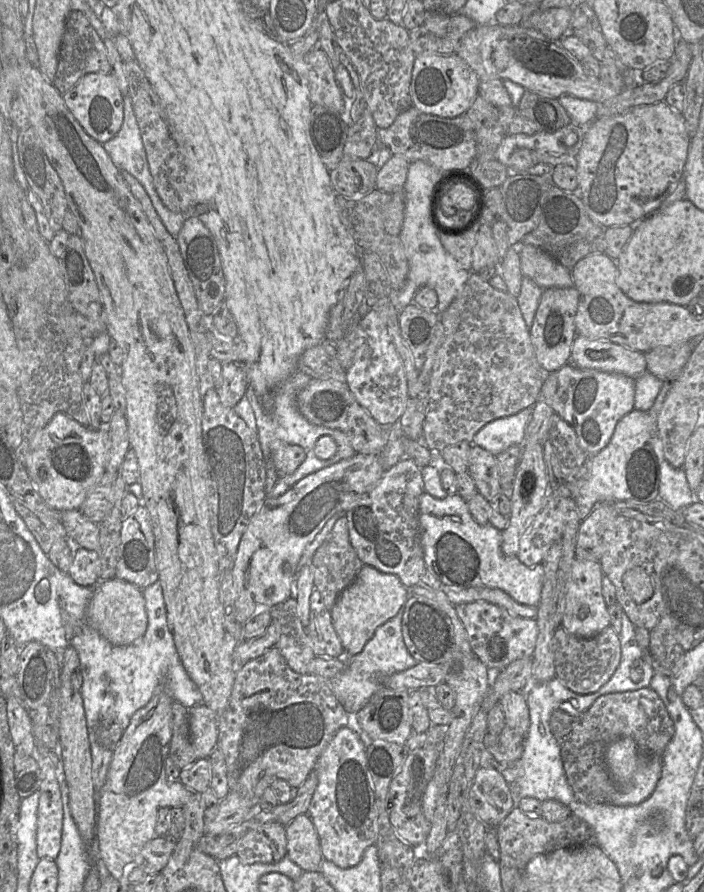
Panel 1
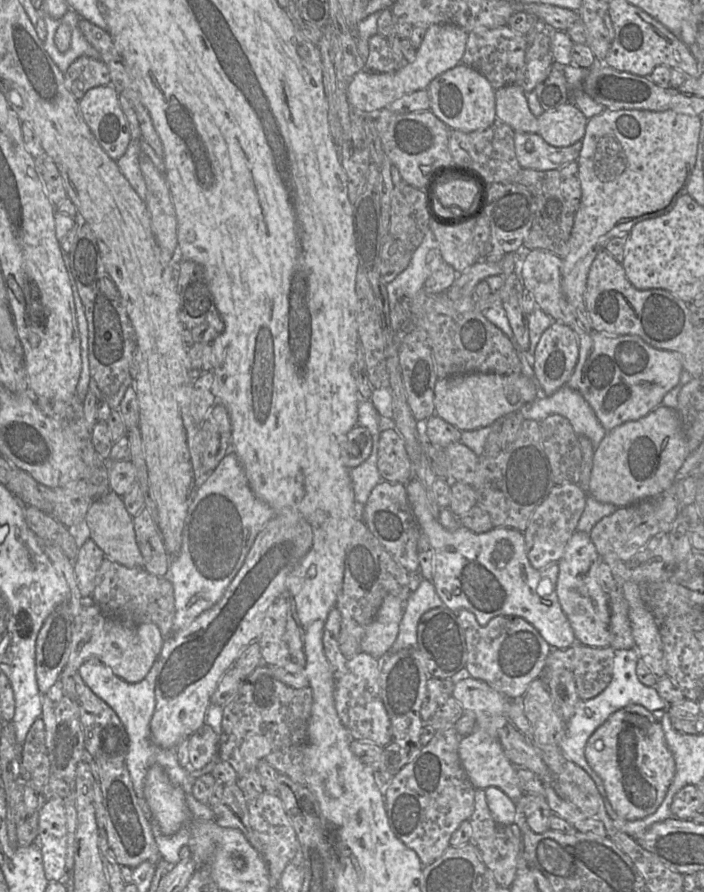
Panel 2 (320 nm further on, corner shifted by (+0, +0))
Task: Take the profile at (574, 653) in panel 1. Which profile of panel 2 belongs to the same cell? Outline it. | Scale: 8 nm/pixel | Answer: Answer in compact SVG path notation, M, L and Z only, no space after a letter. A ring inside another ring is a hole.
M575 643L573 646L576 666L573 675L578 696L581 700L596 697L609 685L614 669L614 649L591 647Z

